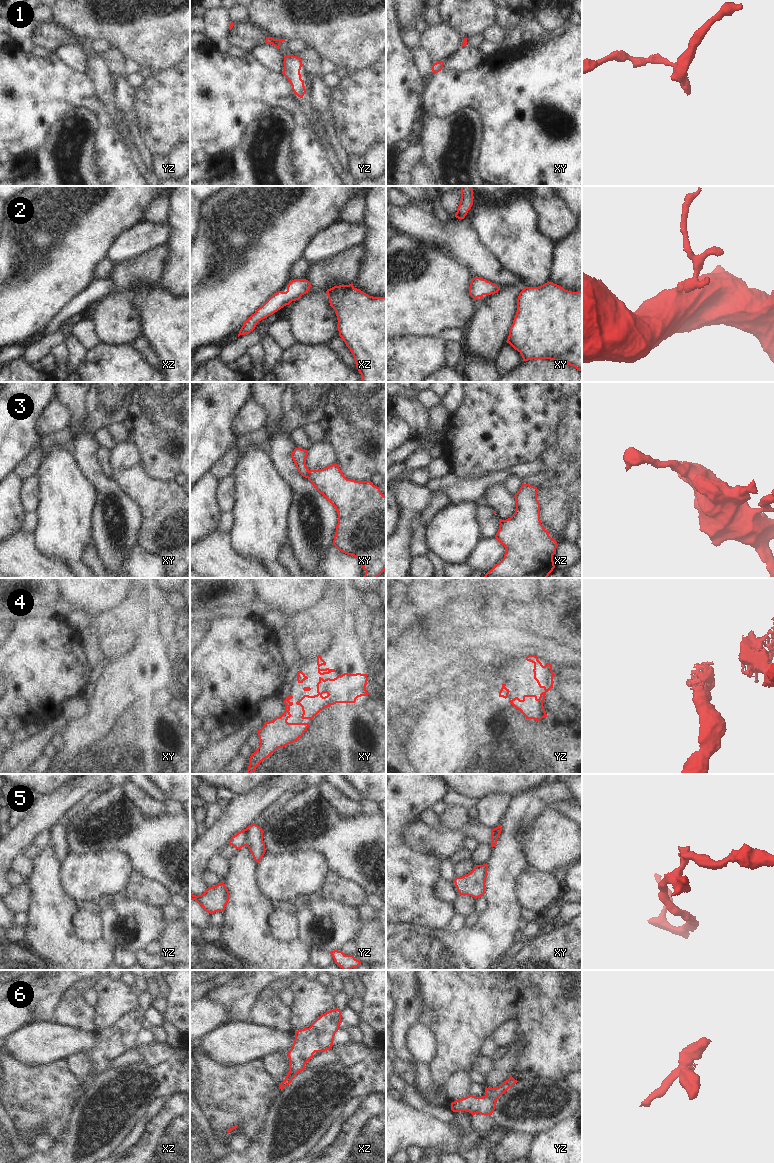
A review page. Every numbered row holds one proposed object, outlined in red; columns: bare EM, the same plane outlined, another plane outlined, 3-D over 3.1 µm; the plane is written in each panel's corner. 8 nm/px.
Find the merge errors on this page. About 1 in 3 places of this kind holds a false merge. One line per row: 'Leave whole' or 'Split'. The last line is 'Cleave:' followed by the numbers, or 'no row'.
1: Leave whole
2: Leave whole
3: Leave whole
4: Leave whole
5: Split
6: Split
Cleave: 5, 6.

